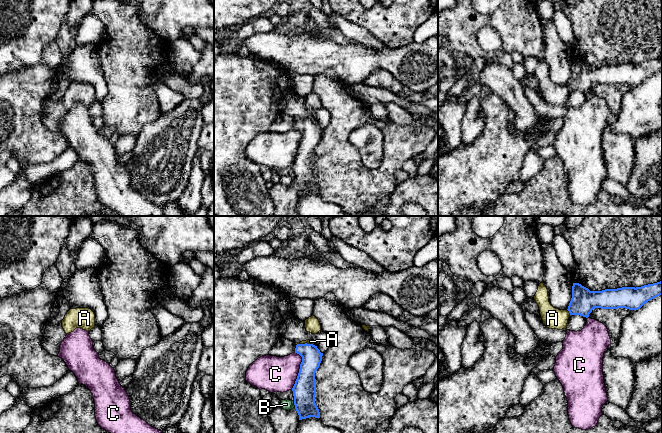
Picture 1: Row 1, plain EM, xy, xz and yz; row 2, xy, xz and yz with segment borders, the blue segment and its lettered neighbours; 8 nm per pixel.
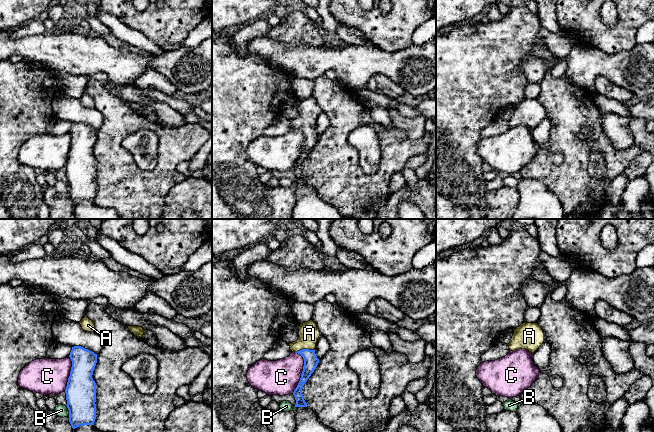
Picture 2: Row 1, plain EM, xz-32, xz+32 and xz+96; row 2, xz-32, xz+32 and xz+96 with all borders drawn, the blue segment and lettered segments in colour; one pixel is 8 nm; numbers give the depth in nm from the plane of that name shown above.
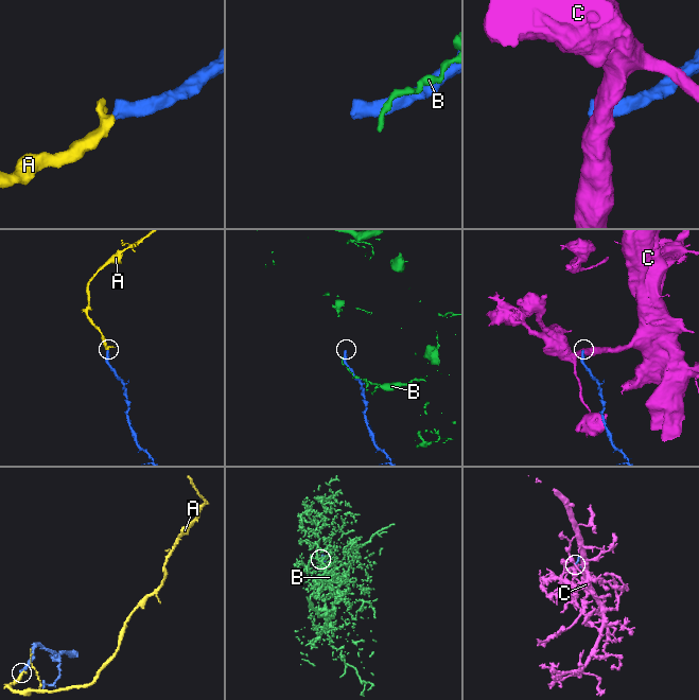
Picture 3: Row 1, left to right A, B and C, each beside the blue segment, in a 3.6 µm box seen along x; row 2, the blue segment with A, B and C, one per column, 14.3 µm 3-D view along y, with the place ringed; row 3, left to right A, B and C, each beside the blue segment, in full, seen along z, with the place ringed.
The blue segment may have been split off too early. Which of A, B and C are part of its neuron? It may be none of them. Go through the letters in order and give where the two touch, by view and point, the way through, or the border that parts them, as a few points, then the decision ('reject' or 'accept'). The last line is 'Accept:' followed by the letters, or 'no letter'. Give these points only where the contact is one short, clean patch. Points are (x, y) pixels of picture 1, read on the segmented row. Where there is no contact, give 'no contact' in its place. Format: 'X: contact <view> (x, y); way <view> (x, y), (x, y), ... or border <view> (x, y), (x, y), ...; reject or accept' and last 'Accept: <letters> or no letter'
A: contact yz (569, 312); way yz (583, 301), (569, 312), (559, 318), (552, 318); accept
B: contact xz (294, 404); reject
C: contact xz (299, 371); border xz (296, 352), (301, 357), (301, 363), (297, 378), (291, 389); reject
Accept: A

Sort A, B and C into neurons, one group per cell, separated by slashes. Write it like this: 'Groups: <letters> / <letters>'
Groups: A / B / C

